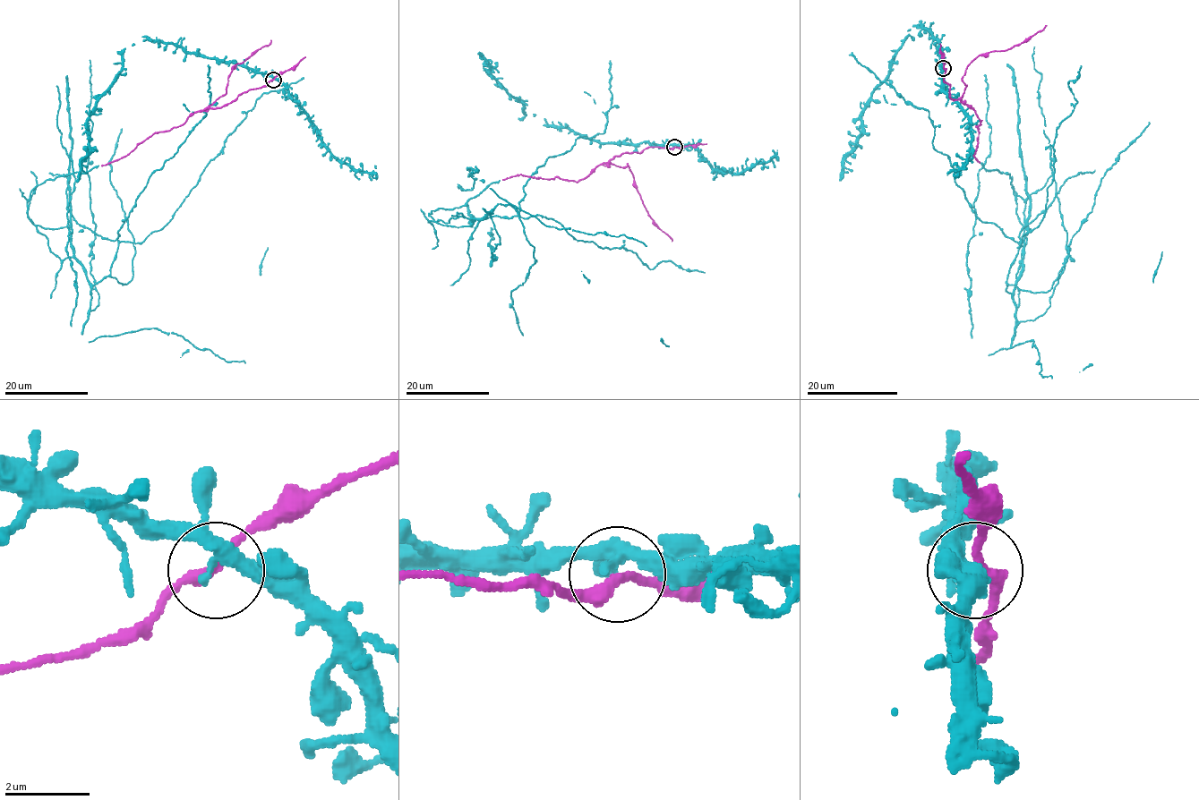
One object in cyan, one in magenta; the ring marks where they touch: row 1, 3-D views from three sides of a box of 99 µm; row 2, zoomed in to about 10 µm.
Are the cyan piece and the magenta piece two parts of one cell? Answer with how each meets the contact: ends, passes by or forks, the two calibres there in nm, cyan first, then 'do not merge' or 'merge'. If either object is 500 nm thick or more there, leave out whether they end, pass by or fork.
cyan forks; magenta passes by; calibres 280 and 260 nm; merge

